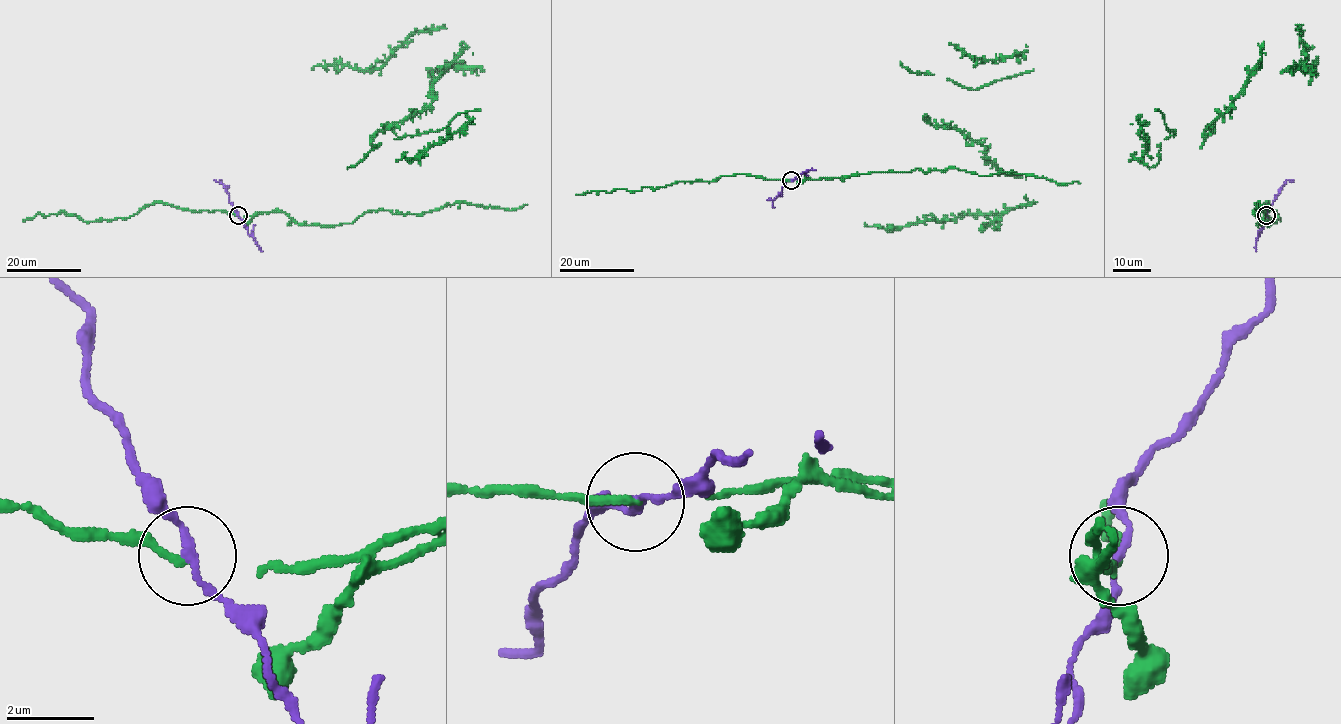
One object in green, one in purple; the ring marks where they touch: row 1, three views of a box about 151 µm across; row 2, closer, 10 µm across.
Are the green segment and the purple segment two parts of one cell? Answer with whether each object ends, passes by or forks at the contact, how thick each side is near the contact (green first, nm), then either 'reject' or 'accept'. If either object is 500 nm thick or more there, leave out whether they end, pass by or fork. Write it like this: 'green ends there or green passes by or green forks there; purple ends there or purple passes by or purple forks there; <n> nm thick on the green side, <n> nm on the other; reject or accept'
green ends there; purple passes by; 200 nm thick on the green side, 160 nm on the other; reject

